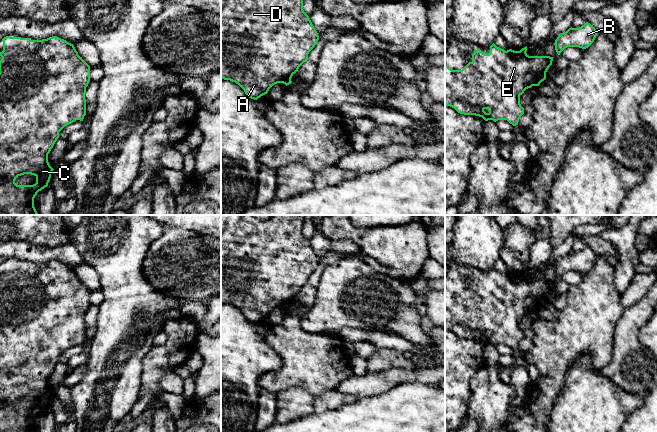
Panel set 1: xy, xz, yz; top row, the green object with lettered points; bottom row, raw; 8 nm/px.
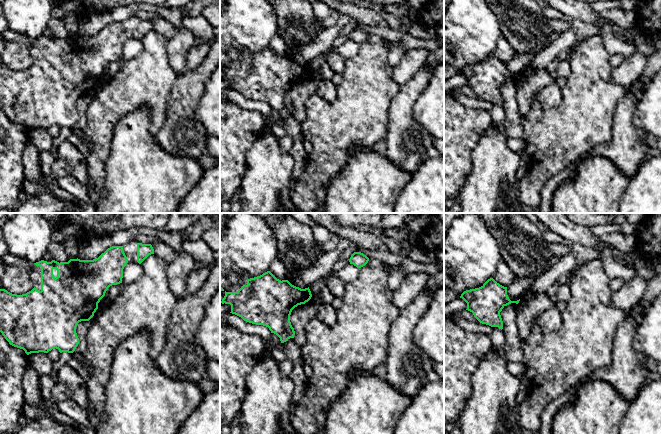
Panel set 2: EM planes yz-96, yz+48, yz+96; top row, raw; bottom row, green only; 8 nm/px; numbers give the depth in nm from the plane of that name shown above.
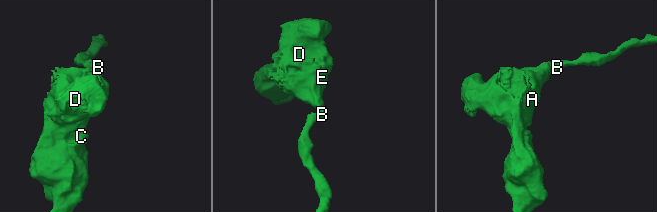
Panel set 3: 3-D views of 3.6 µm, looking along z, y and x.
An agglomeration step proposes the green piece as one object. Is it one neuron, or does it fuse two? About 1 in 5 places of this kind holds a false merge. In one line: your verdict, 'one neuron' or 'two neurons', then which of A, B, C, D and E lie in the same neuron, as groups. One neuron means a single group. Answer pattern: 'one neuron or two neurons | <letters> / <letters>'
one neuron | A B C D E

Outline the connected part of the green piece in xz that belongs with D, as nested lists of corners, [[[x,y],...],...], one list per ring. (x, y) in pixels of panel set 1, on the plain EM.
[[[221,215],[221,303],[230,304],[238,308],[245,318],[254,324],[268,317],[269,313],[277,308],[286,310],[291,308],[292,300],[299,291],[308,284],[309,276],[315,271],[319,264],[309,240],[303,234],[303,224],[306,215],[271,215],[267,220],[260,220],[253,215]]]

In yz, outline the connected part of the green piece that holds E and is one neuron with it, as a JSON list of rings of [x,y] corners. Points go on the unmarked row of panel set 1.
[[[490,270],[490,277],[477,273],[472,278],[472,285],[462,294],[452,294],[445,289],[445,330],[454,332],[464,339],[482,341],[485,345],[507,344],[513,350],[518,349],[524,338],[520,320],[532,310],[539,310],[546,303],[546,296],[554,281],[529,280],[527,270],[520,275],[507,275]]]

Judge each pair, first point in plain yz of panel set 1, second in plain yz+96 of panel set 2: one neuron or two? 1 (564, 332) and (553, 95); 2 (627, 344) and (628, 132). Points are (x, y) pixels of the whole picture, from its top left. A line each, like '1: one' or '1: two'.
1: two
2: one

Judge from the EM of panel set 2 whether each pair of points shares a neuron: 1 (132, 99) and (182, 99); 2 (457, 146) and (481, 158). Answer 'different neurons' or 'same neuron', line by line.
1: different neurons
2: different neurons

